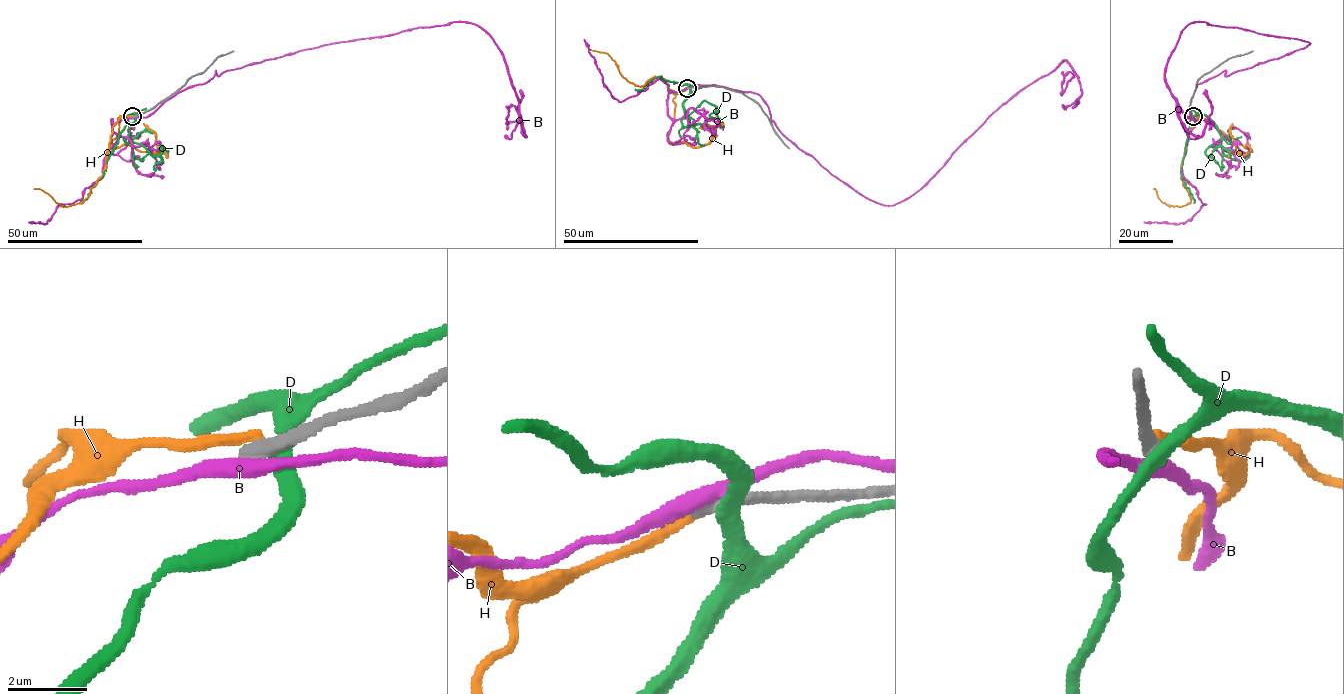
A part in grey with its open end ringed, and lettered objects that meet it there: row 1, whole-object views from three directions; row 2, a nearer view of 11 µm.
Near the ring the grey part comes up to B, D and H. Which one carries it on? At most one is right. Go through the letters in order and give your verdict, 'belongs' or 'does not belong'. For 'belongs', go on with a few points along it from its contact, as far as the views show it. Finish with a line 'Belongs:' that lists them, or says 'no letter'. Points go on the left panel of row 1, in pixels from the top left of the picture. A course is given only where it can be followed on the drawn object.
B: does not belong
D: does not belong
H: does not belong
Belongs: no letter

